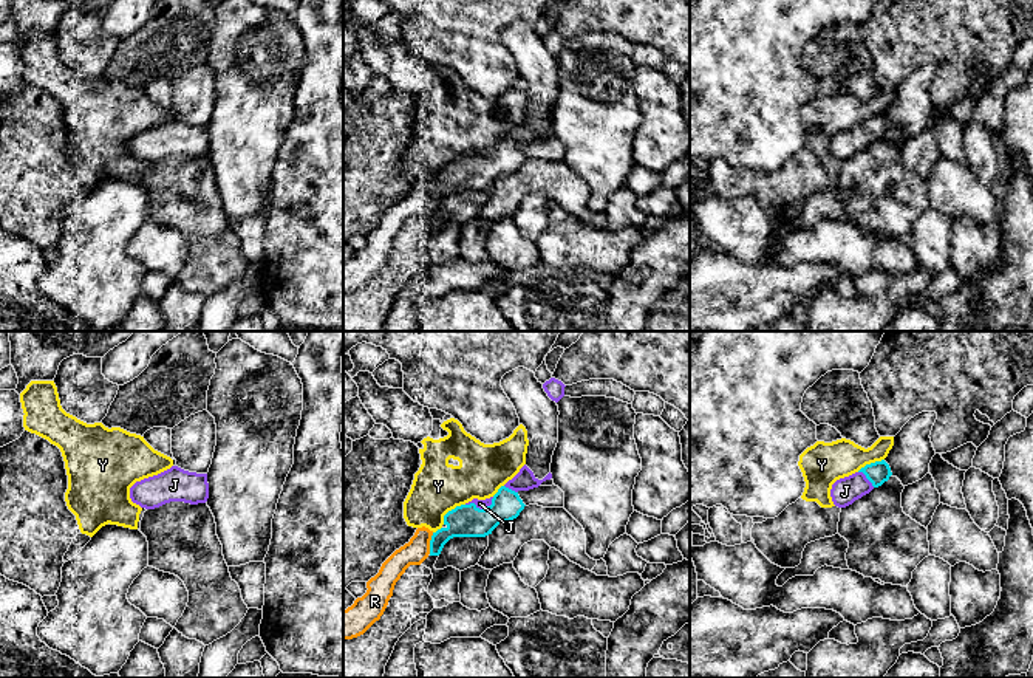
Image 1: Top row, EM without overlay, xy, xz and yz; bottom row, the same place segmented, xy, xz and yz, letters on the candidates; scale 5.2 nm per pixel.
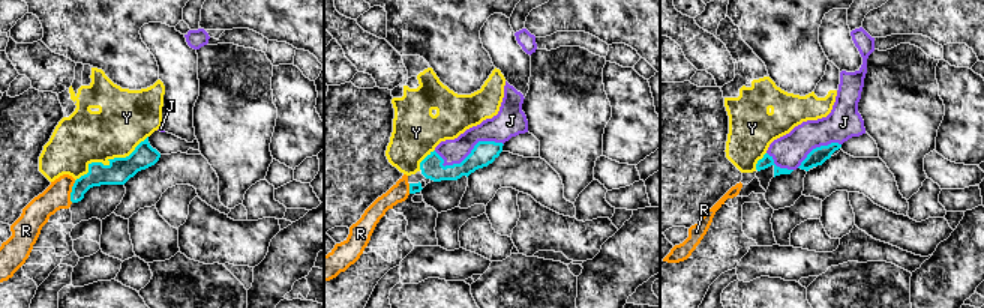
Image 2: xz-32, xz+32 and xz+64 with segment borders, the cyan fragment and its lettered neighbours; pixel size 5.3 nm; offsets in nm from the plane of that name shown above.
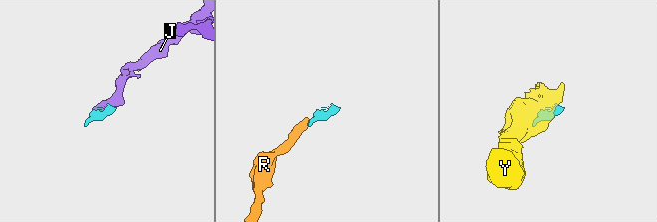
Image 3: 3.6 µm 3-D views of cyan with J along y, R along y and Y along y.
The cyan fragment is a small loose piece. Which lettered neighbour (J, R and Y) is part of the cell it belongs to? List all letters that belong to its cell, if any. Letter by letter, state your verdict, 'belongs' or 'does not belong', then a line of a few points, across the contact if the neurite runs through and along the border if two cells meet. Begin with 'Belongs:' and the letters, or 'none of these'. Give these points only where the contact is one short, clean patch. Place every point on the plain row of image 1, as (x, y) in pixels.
Belongs: J, R
J: belongs | xz (467, 174), (481, 163), (480, 157)
R: belongs
Y: does not belong

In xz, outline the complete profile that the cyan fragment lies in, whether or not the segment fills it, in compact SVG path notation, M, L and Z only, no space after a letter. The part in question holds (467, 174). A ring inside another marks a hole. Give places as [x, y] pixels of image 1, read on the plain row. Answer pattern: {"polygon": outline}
{"polygon": "M524 118L498 146L486 153L456 159L444 169L444 181L436 186L418 181L408 197L396 203L366 235L366 246L343 263L343 293L363 288L384 268L396 235L410 218L421 218L428 209L439 209L444 198L453 190L486 190L499 178L510 175L524 163L520 144L538 141L551 133L549 125L538 133Z"}

